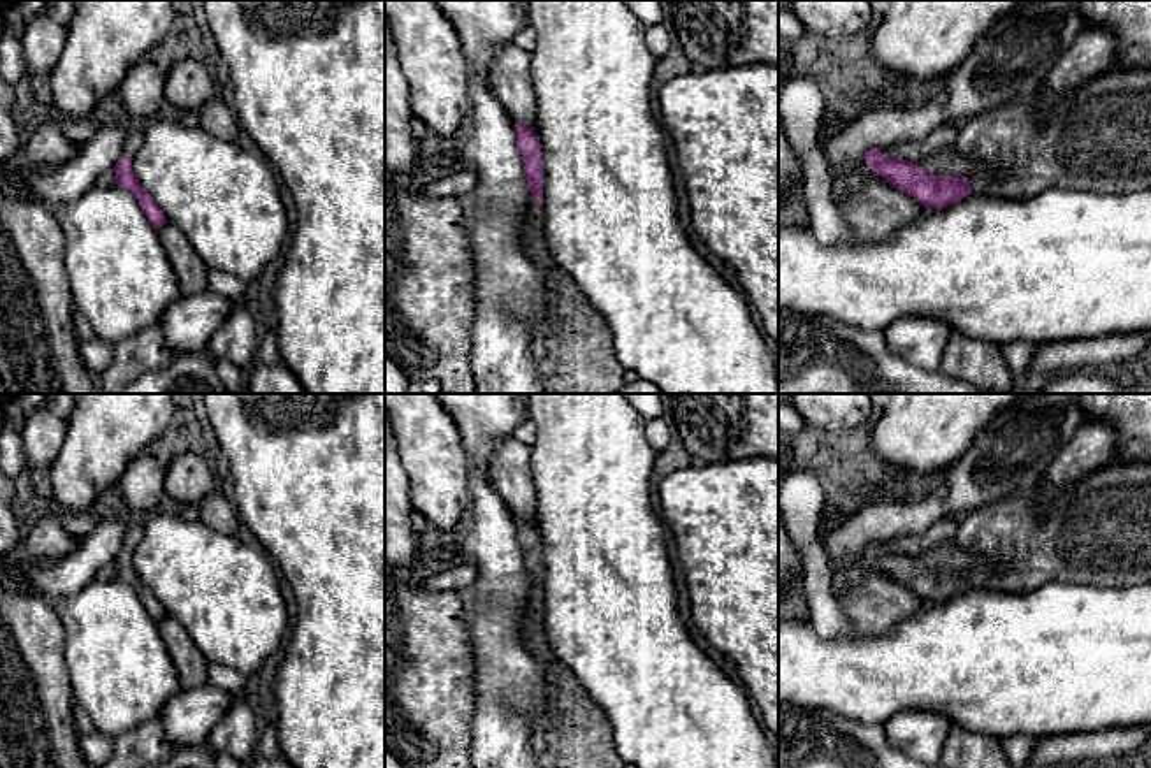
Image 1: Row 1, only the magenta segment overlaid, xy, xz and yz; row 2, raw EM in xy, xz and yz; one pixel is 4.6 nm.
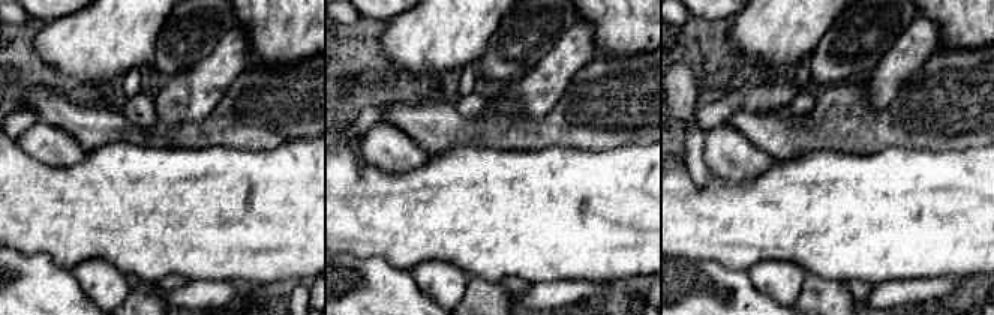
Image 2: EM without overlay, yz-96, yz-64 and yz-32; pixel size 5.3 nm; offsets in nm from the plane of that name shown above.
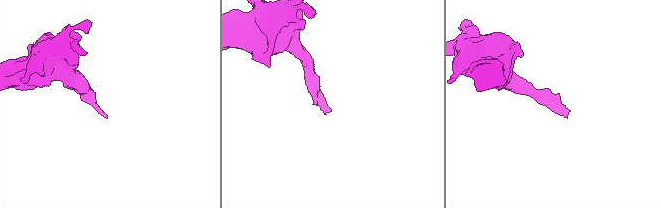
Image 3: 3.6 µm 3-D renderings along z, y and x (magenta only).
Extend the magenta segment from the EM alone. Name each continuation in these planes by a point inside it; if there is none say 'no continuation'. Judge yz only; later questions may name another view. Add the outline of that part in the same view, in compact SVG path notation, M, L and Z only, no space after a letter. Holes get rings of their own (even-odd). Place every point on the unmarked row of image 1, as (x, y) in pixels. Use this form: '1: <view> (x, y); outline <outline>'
1: yz (1099, 531); outline M1151 460L1111 462L1061 492L1040 522L1030 496L1002 499L961 522L961 543L995 568L968 569L975 589L1030 592L1047 582L1097 587L1151 583Z

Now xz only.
1: xz (573, 731); outline M531 589L520 636L541 666L548 698L545 714L531 721L538 768L624 768L606 712L548 647L541 612Z

